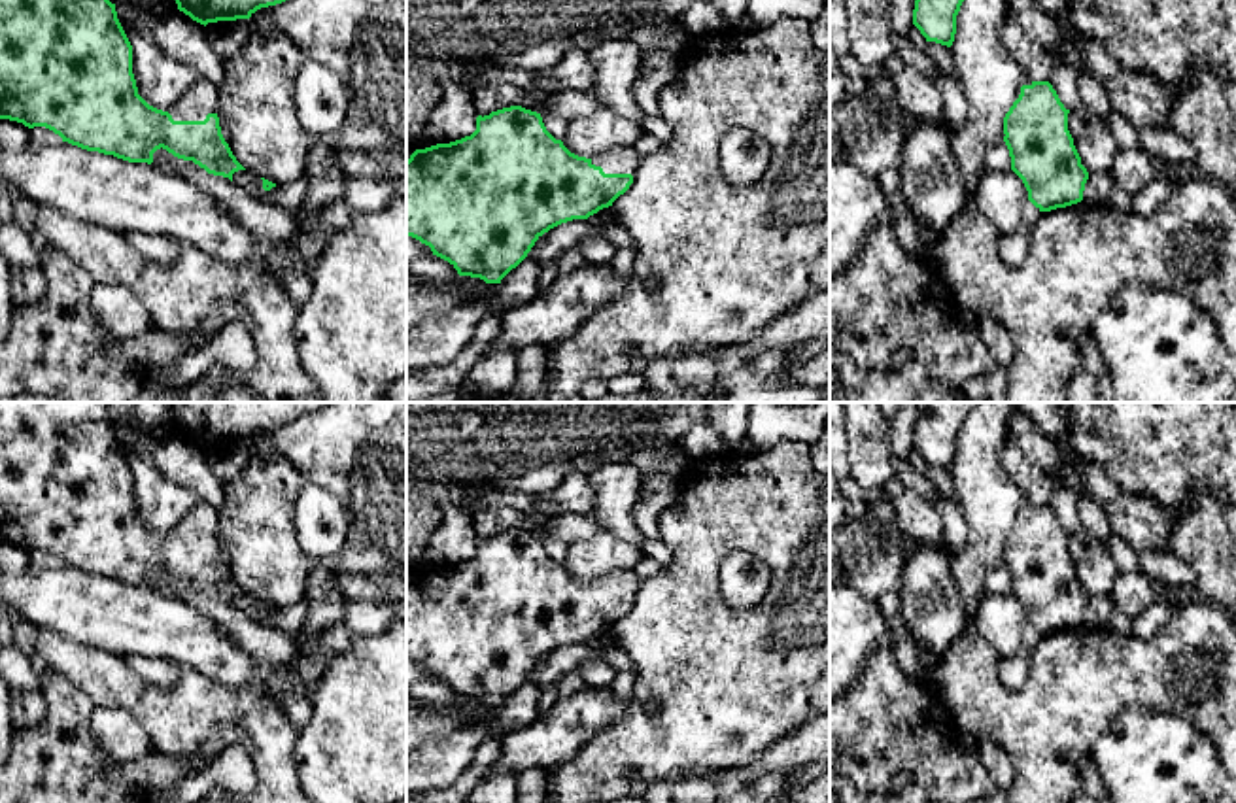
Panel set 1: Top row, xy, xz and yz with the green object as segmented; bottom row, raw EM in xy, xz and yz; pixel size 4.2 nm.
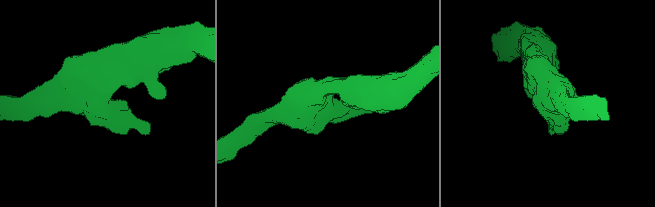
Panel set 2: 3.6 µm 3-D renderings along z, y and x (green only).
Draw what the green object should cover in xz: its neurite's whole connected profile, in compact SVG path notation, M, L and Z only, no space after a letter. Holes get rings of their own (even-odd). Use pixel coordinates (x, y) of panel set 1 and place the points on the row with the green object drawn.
M522 106L478 115L471 136L416 149L406 161L406 236L429 246L459 276L501 283L544 232L612 206L639 162L635 147L578 157L546 130L541 113Z

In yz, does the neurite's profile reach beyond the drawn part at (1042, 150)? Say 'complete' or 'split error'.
split error

